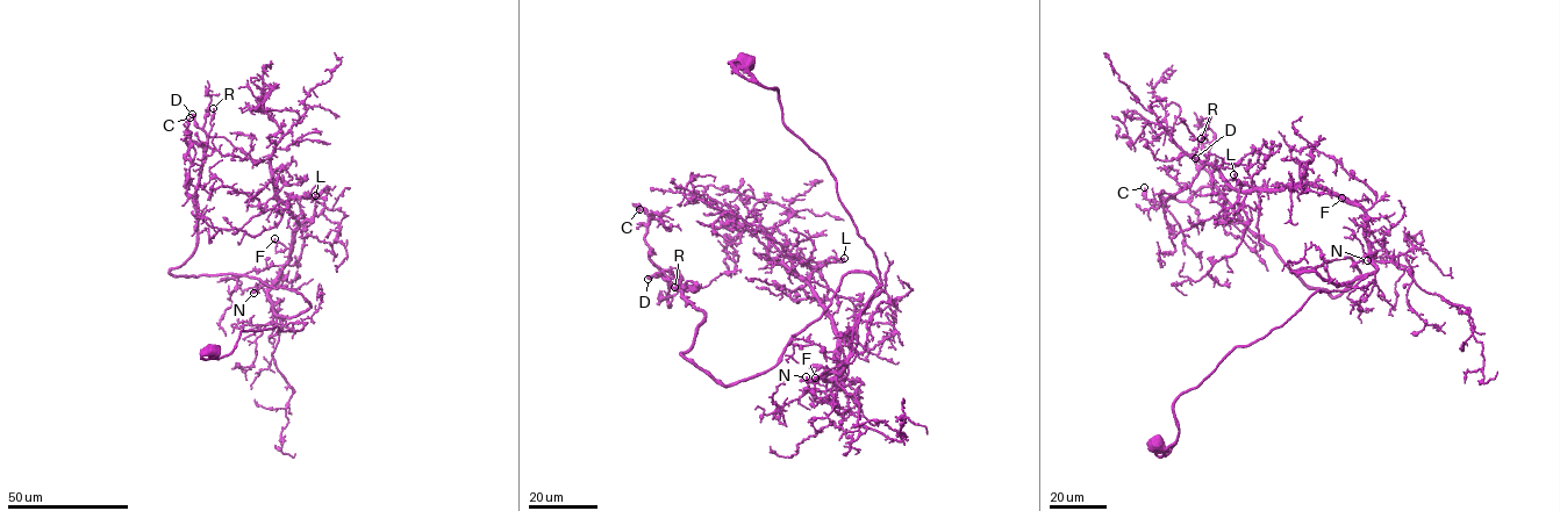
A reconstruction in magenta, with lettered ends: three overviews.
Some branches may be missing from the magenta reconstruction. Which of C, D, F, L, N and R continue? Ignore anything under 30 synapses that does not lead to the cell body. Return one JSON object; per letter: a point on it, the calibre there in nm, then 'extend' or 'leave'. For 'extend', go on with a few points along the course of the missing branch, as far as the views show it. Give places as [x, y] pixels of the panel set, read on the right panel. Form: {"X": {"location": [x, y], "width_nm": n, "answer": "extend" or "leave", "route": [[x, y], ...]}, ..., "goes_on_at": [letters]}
{"C": {"location": [1144, 187], "width_nm": 180, "answer": "leave"}, "D": {"location": [1195, 158], "width_nm": 400, "answer": "extend"}, "F": {"location": [1342, 198], "width_nm": 200, "answer": "leave"}, "L": {"location": [1233, 174], "width_nm": 160, "answer": "leave"}, "N": {"location": [1367, 260], "width_nm": 200, "answer": "extend", "route": [[1367, 260], [1349, 279], [1351, 286], [1345, 299], [1329, 312]]}, "R": {"location": [1201, 138], "width_nm": 160, "answer": "leave"}, "goes_on_at": ["D", "N"]}

